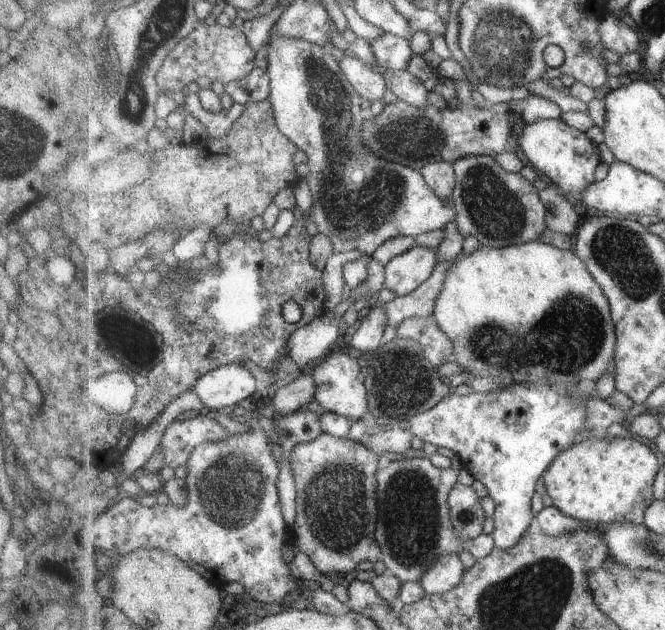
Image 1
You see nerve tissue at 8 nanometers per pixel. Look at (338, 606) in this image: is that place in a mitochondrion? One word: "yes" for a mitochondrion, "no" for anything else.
no

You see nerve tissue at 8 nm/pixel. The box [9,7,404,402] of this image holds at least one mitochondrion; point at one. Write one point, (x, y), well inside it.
(197, 307)

